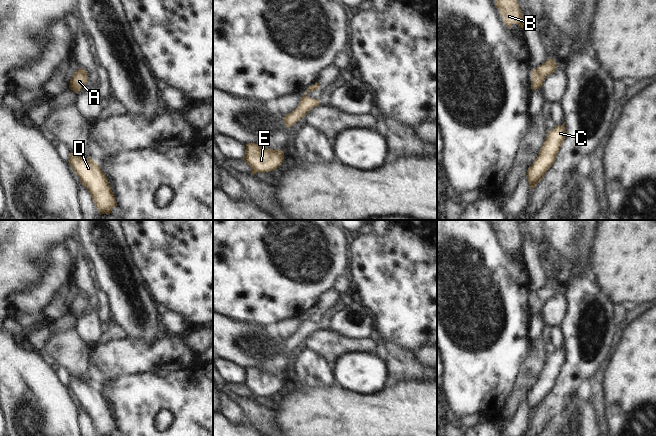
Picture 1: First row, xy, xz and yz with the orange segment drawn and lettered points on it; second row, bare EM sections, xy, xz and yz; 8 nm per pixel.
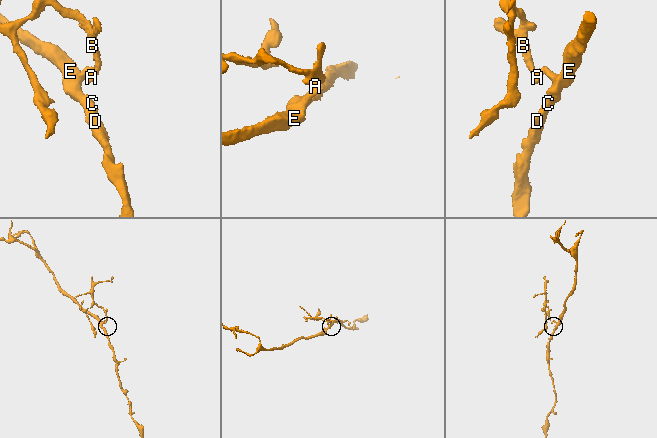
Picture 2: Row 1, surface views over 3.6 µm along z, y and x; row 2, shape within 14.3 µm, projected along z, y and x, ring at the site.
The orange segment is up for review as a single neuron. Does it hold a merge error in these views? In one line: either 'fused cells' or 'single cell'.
fused cells

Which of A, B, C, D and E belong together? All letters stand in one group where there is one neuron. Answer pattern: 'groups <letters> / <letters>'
groups A B / C D E

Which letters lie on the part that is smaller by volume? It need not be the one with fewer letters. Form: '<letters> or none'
A, B

